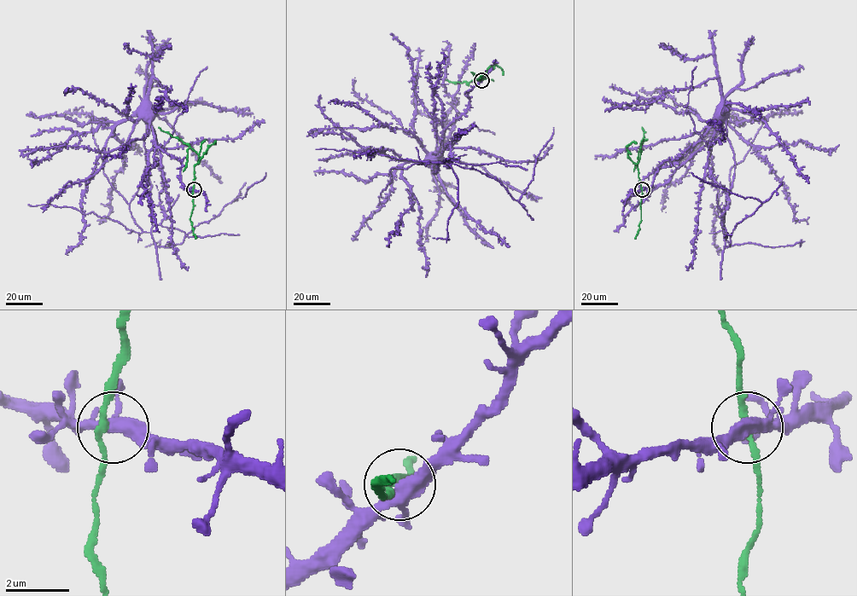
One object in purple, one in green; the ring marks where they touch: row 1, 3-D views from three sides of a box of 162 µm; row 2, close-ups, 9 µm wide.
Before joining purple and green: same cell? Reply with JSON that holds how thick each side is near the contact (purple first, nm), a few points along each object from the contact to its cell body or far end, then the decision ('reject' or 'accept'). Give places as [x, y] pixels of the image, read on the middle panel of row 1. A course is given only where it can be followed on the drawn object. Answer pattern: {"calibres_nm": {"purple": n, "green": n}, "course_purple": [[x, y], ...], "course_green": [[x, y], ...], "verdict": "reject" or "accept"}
{"calibres_nm": {"purple": 360, "green": 180}, "course_purple": [[480, 80], [468, 93], [469, 101], [465, 112], [456, 118], [443, 133], [440, 148], [430, 158], [431, 160]], "course_green": [[480, 80], [481, 76], [486, 78], [468, 83], [445, 80]], "verdict": "reject"}

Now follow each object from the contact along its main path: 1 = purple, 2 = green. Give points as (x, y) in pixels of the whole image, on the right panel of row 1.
1: (642, 190), (653, 182), (655, 173), (663, 162), (673, 159), (695, 144), (714, 123), (714, 115), (722, 107)
2: (642, 190), (637, 164), (640, 145), (644, 140), (642, 127)

